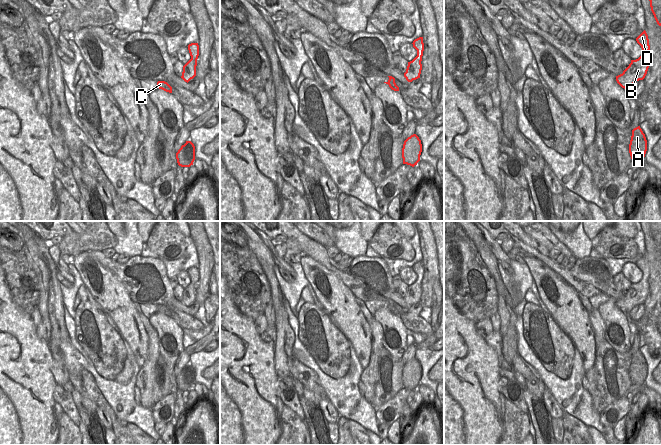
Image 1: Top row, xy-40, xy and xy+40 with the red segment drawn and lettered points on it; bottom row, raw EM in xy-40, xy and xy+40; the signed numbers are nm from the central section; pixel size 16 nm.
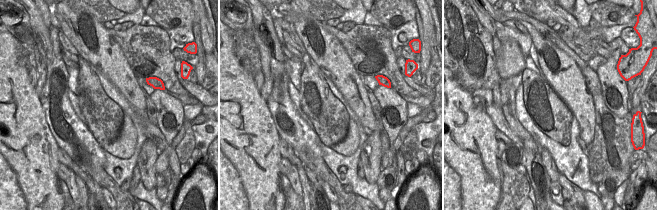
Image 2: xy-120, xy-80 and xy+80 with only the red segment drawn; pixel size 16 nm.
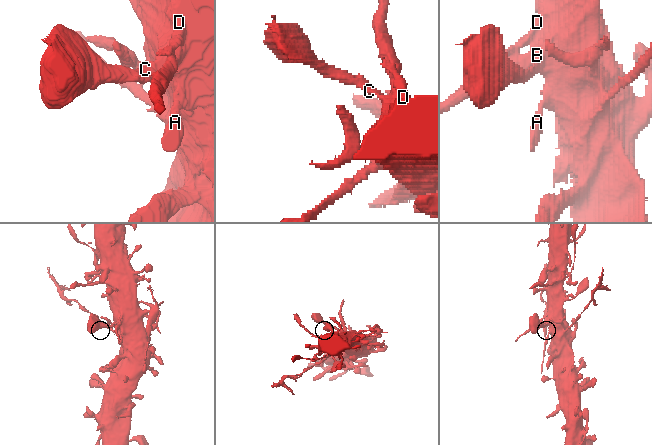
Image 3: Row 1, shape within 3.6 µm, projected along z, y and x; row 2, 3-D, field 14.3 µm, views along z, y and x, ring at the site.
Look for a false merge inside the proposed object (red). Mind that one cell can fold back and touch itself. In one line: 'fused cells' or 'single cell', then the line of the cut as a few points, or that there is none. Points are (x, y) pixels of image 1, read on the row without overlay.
single cell; cut none

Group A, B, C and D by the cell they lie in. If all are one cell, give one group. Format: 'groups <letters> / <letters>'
groups A B C D

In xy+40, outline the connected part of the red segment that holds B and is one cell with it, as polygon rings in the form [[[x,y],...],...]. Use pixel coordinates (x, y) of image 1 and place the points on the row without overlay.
[[[645,254],[636,262],[636,265],[642,272],[641,280],[636,284],[631,284],[623,297],[616,300],[617,307],[624,313],[629,313],[636,305],[643,304],[649,292],[650,269]]]

